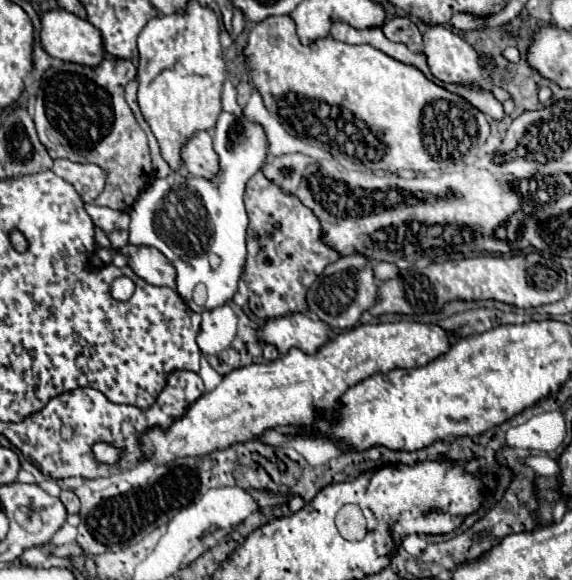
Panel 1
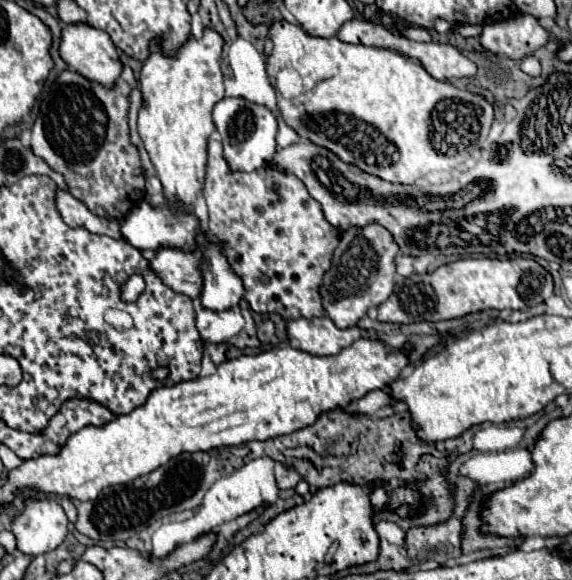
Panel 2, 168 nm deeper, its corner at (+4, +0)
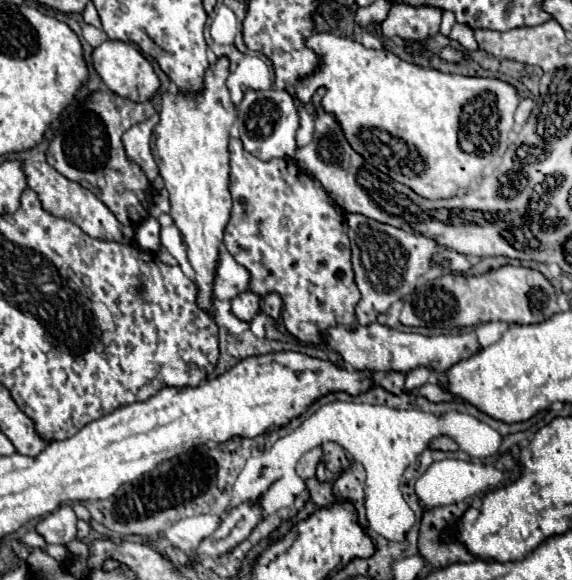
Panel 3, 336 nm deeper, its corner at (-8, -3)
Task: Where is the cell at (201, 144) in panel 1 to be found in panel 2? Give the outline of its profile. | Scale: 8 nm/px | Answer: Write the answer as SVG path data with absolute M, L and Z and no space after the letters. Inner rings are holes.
M208 141L208 169L204 183L204 199L208 203L210 213L210 229L208 239L212 243L222 245L222 253L228 259L230 269L242 279L246 289L246 301L256 313L276 313L286 321L292 319L312 319L324 317L326 311L322 307L320 285L324 273L330 269L332 253L340 241L340 231L332 227L320 203L306 191L306 185L296 177L284 171L278 171L274 165L268 165L268 189L266 189L266 169L246 171L230 171L224 153L220 149L220 141Z

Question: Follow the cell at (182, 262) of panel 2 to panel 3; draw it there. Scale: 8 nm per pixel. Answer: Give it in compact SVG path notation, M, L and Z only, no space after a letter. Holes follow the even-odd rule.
M224 248L220 250L216 274L212 282L212 296L214 300L232 300L236 294L248 290L250 274L242 268Z

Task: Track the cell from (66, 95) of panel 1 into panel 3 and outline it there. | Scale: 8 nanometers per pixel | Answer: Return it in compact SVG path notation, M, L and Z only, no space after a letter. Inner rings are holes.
M110 90L90 92L82 100L74 100L58 118L58 130L48 144L48 164L52 164L62 176L80 186L88 188L100 202L104 202L110 212L122 222L136 228L142 220L150 216L152 192L150 180L144 176L142 168L126 158L122 146L122 134L134 124L144 122L154 114L150 100L132 102L120 98ZM124 186L124 192L118 190Z

